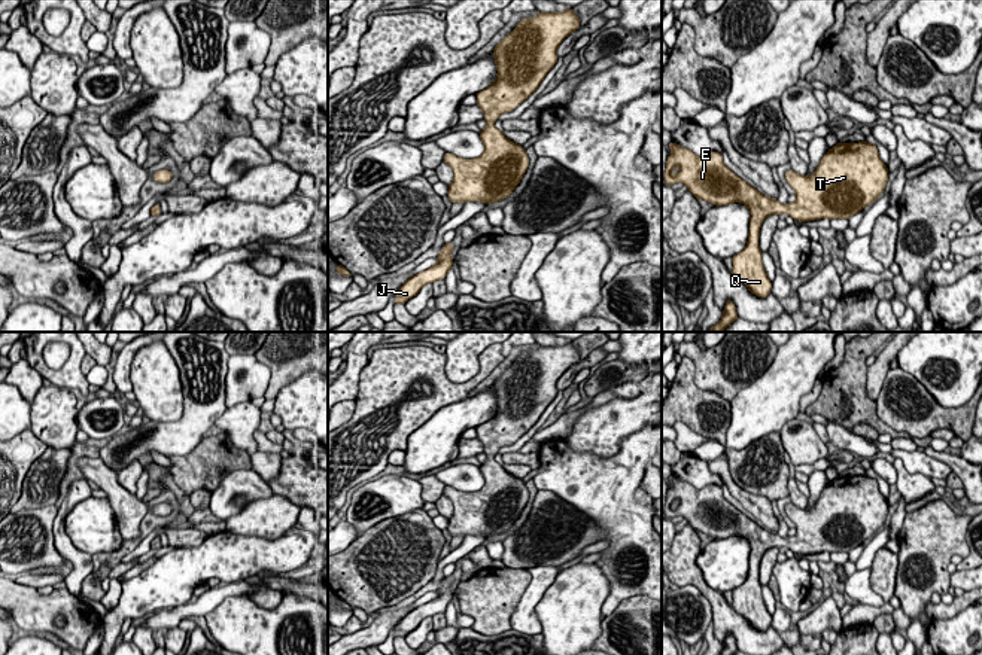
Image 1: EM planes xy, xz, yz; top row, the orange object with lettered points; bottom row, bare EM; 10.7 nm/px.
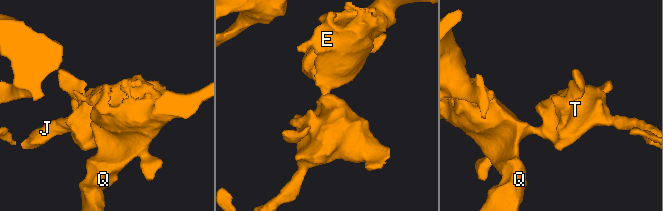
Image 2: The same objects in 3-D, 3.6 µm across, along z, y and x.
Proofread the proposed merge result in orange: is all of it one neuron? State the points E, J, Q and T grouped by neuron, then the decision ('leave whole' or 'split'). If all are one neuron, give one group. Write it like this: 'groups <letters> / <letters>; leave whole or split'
groups E J Q T; leave whole

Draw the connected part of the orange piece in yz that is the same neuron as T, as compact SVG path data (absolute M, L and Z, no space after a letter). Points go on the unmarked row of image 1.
M674 475L669 476L669 482L674 487L668 488L665 518L672 520L674 517L681 515L697 533L705 533L714 539L741 536L748 540L751 546L748 576L741 587L732 590L732 607L758 631L766 631L772 621L763 601L761 585L758 581L760 560L767 549L784 546L799 555L849 552L879 531L887 520L890 506L879 491L875 478L867 475L837 476L821 491L820 499L812 509L797 508L791 502L785 506L785 514L796 527L796 534L785 539L760 527L751 518L744 515L724 499L723 488L718 485L706 485L705 488L697 490Z

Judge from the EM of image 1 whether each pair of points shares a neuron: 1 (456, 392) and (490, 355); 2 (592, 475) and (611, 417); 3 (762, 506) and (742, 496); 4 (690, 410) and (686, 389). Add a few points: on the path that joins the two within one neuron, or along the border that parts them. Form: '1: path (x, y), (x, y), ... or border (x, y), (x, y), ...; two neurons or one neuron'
1: path (467, 387), (485, 371), (486, 365); one neuron
2: border (628, 436), (608, 457), (577, 453), (565, 442); two neurons
3: path (757, 506), (747, 499); one neuron
4: path (690, 405), (686, 401), (686, 393); one neuron

